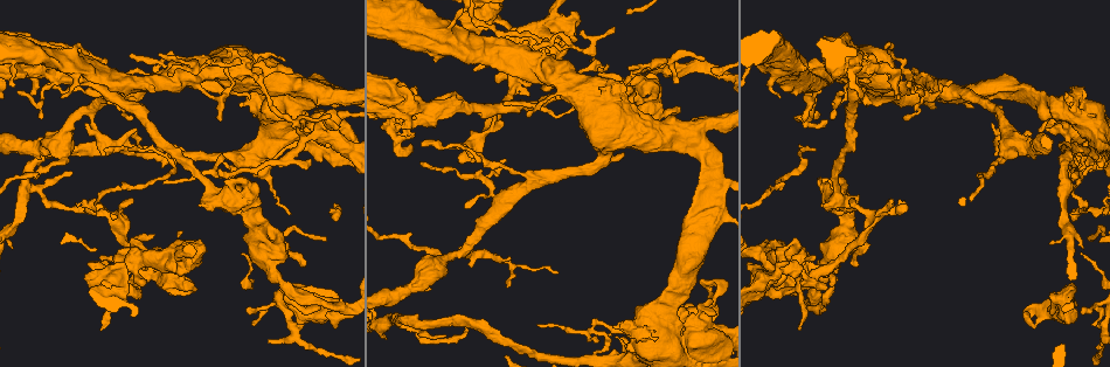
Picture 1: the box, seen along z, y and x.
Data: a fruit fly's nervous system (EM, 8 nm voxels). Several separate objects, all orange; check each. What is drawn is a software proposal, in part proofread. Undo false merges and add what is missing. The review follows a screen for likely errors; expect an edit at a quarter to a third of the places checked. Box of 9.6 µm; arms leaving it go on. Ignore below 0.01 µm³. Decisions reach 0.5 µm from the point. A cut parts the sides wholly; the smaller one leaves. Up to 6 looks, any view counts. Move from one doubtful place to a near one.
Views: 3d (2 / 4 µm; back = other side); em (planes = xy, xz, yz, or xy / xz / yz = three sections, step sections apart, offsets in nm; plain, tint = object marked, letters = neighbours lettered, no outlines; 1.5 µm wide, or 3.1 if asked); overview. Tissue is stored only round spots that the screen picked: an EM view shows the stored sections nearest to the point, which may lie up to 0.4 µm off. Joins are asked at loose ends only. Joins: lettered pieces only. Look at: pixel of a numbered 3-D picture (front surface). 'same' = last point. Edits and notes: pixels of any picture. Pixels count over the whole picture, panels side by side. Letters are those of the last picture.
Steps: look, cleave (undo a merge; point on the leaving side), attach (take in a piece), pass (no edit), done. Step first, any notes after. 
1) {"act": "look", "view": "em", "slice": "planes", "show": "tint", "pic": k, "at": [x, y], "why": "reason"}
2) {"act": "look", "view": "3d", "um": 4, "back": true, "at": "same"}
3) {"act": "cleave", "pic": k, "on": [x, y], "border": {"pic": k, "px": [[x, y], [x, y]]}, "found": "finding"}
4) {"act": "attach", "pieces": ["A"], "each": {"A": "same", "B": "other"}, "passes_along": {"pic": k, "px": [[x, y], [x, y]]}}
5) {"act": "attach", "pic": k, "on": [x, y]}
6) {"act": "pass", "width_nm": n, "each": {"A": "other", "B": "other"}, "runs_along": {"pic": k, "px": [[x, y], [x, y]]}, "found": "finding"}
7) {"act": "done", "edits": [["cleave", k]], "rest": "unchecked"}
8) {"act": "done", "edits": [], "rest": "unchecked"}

{"act": "look", "view": "em", "slice": "xy", "step": 8, "show": "tint", "pic": 1, "at": [426, 250], "why": "calibre changes"}

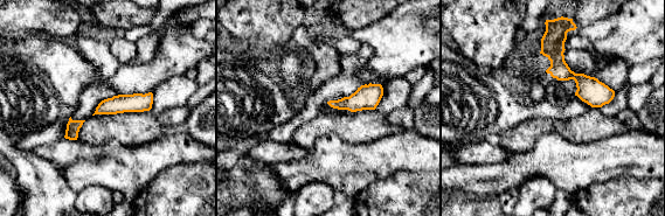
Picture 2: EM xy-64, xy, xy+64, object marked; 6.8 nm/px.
{"act": "look", "view": "em", "slice": "planes", "show": "letters", "at": "same", "why": "cut it another way"}

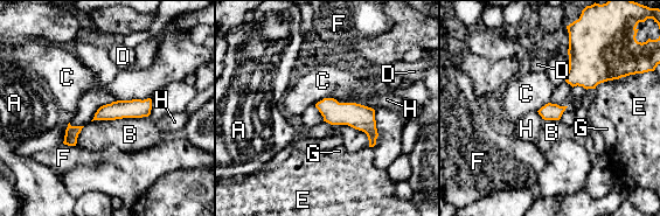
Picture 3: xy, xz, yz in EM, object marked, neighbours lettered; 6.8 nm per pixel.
{"act": "pass", "each": {"A": "other", "B": "other", "C": "other", "D": "other", "E": "other", "F": "other", "G": "other", "H": "other"}, "border": {"pic": 3, "px": [[148, 115], [91, 122]]}, "found": "continuous, no second neuron"}

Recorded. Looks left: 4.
{"act": "look", "view": "3d", "um": 4, "pic": 1, "at": [850, 200], "why": "thin end"}

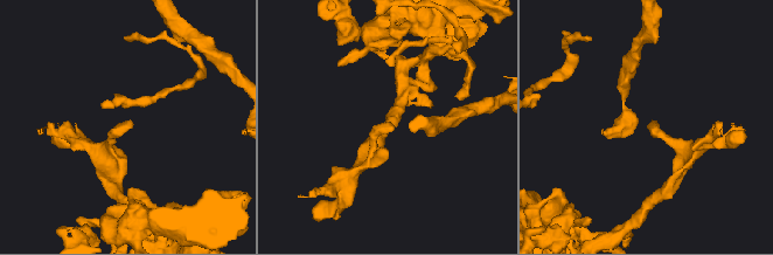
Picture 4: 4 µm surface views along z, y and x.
{"act": "look", "view": "em", "slice": "planes", "show": "letters", "pic": 4, "at": [132, 125]}

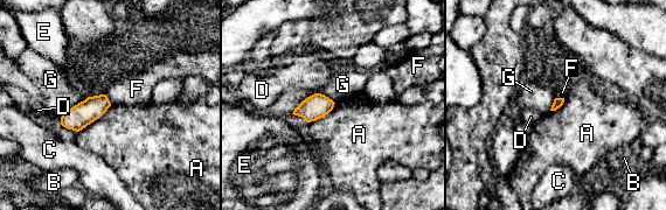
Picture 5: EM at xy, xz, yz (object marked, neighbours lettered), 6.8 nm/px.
{"act": "pass", "each": {"A": "other", "B": "other", "C": "other", "D": "other", "E": "other", "F": "other", "G": "other"}, "border": {"pic": 5, "px": [[111, 104], [98, 118], [78, 132]]}, "found": "none of them fits"}

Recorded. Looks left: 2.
{"act": "look", "view": "em", "slice": "xz", "step": 8, "show": "letters", "pic": 1, "at": [130, 56]}

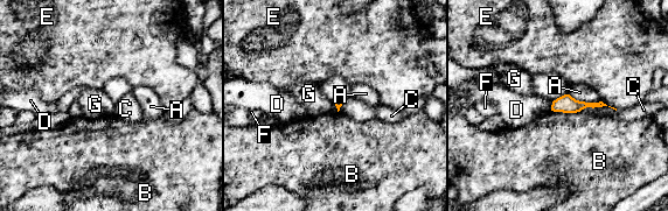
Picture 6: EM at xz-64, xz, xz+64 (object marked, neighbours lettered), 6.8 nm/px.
{"act": "pass", "each": {"A": "other", "B": "other", "C": "other", "D": "other", "E": "other", "F": "other", "G": "other"}, "border": {"pic": 6, "px": [[552, 102], [550, 110]]}, "found": "no lettered piece goes on from it"}

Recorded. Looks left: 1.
{"act": "done", "edits": [], "rest": "unchecked"}

